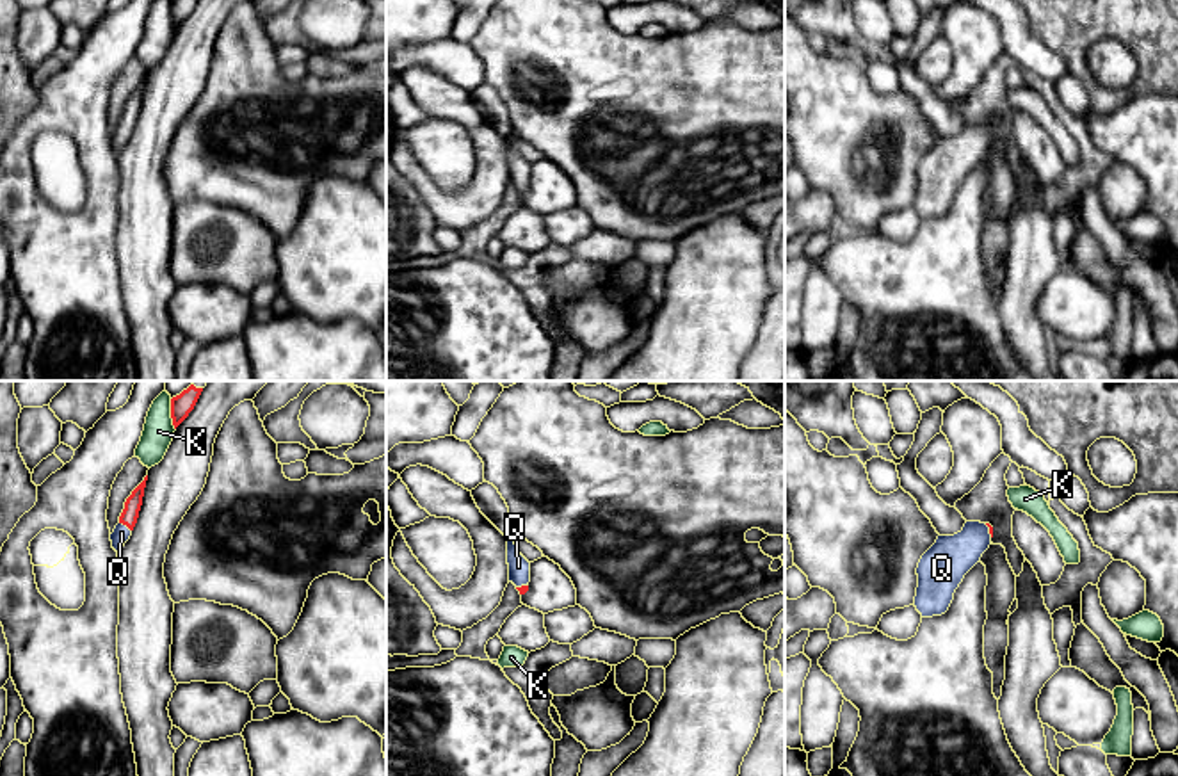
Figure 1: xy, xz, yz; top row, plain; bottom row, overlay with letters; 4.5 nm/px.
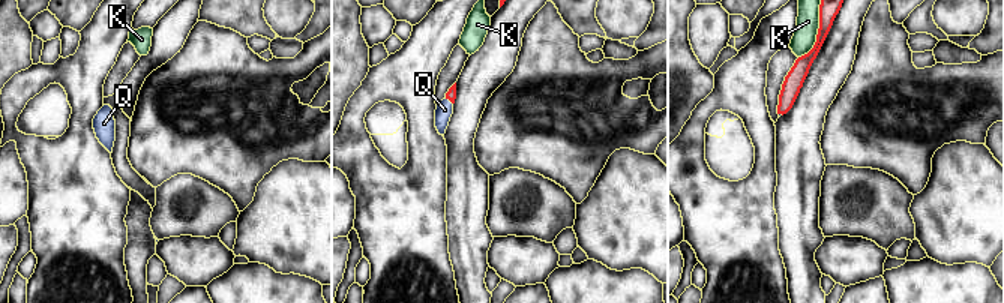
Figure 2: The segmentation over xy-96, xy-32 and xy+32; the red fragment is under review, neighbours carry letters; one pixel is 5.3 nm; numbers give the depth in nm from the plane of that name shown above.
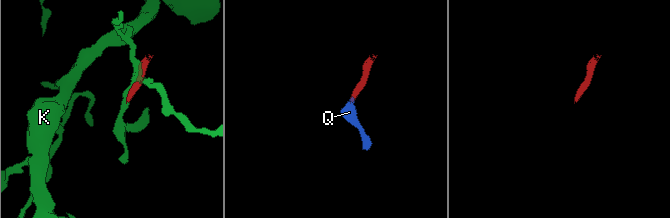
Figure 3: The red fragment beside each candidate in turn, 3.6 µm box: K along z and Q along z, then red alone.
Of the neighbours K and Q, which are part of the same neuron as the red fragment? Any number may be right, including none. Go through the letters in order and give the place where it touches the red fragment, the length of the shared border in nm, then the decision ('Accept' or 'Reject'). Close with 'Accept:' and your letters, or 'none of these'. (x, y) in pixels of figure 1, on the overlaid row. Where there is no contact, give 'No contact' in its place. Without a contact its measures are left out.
K: Touches red at xy (171, 415). Shared border 150 nm. Reject
Q: Touches red at xy (125, 524). Shared border 70 nm. Accept
Accept: Q

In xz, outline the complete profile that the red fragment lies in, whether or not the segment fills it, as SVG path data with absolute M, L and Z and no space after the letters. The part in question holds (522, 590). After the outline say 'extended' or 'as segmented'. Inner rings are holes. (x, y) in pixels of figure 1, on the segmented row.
M512 530L505 534L509 582L516 586L520 594L525 594L530 582L530 562L516 550L514 538L516 534Z; extended

